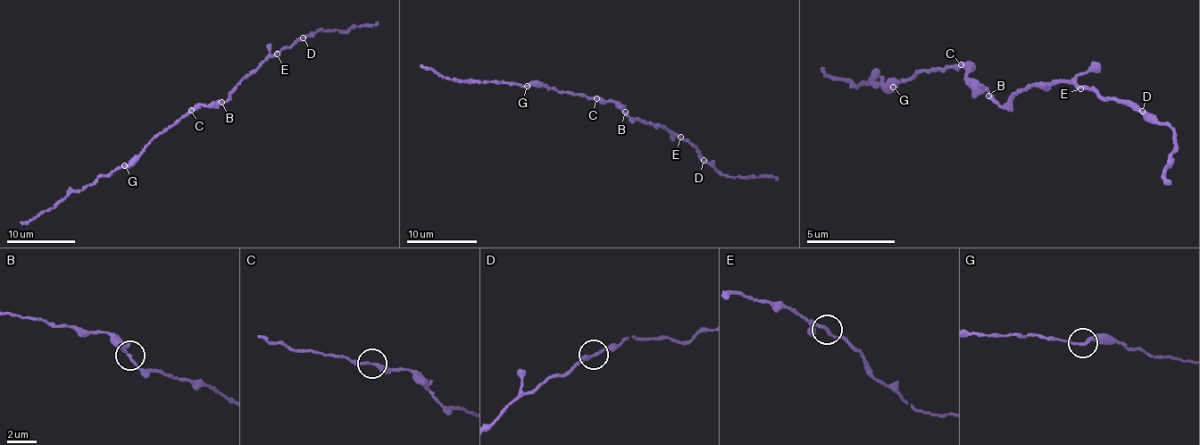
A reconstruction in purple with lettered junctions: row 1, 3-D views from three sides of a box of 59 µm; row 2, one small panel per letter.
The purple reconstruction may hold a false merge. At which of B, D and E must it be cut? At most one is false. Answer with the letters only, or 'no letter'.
no letter

